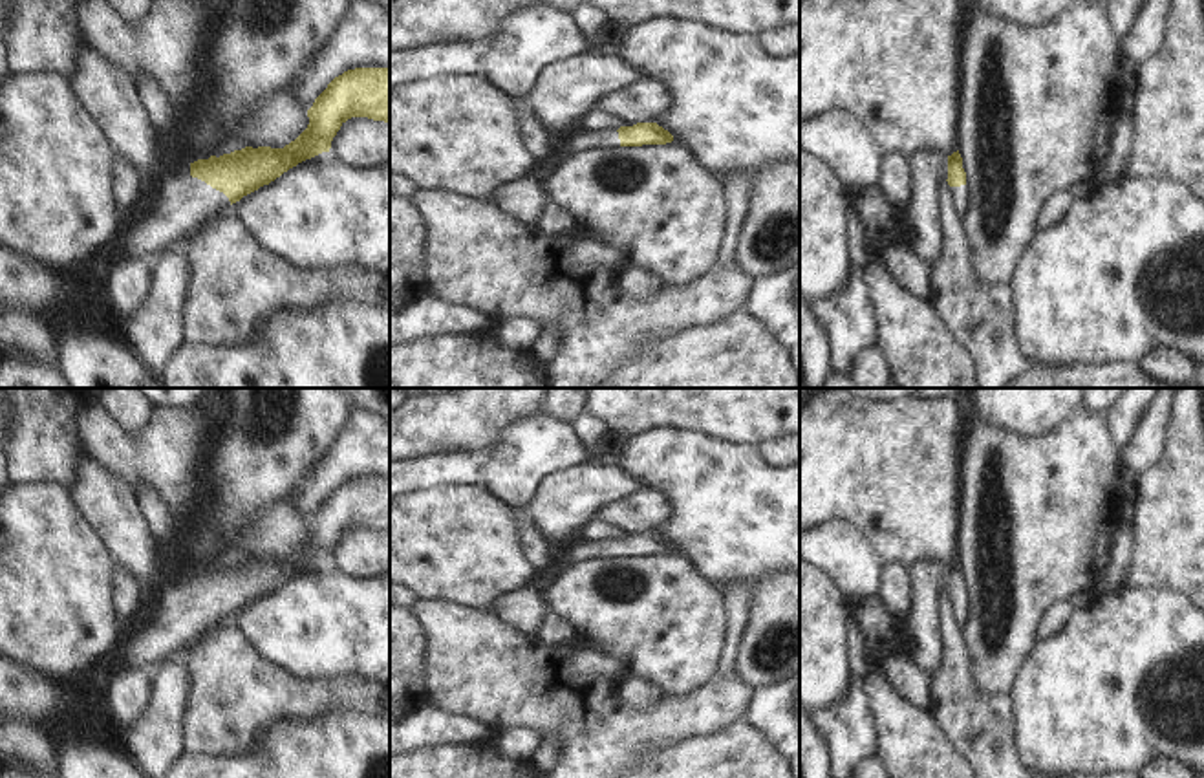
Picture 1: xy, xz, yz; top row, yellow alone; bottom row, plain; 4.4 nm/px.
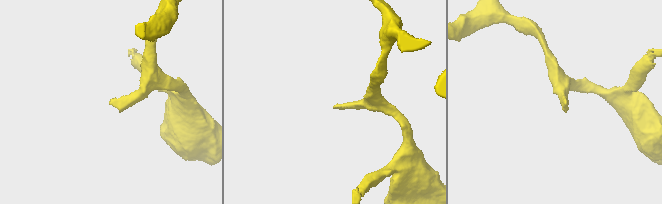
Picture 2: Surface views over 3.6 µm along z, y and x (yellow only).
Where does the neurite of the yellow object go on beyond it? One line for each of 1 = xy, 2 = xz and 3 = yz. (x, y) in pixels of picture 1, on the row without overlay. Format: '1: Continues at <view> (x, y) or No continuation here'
1: Continues at xy (182, 612)
2: Continues at xz (601, 548)
3: Continues at yz (959, 605)

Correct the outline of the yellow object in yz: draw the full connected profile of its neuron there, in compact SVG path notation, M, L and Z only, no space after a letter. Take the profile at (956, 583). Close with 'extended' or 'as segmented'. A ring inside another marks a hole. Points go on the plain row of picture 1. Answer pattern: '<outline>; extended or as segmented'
M957 562L948 566L948 595L951 597L951 610L961 626L966 626L970 617L970 599L966 595L966 582L962 578L962 567Z; extended

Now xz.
M637 533L633 536L620 536L618 540L597 540L575 544L567 549L562 560L554 566L565 566L586 558L615 558L615 556L642 556L642 555L666 555L673 546L657 533Z; extended

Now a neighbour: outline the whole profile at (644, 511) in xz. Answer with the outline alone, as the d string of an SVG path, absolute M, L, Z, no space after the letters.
M650 487L615 500L597 513L598 522L615 527L622 536L657 533L668 518L670 503L666 494Z

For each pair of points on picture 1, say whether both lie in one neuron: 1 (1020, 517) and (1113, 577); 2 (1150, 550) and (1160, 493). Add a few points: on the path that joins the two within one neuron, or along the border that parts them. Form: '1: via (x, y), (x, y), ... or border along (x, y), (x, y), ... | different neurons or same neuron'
1: border along (1117, 531), (1107, 566), (1089, 592) | different neurons
2: via (1160, 535), (1160, 507) | same neuron

